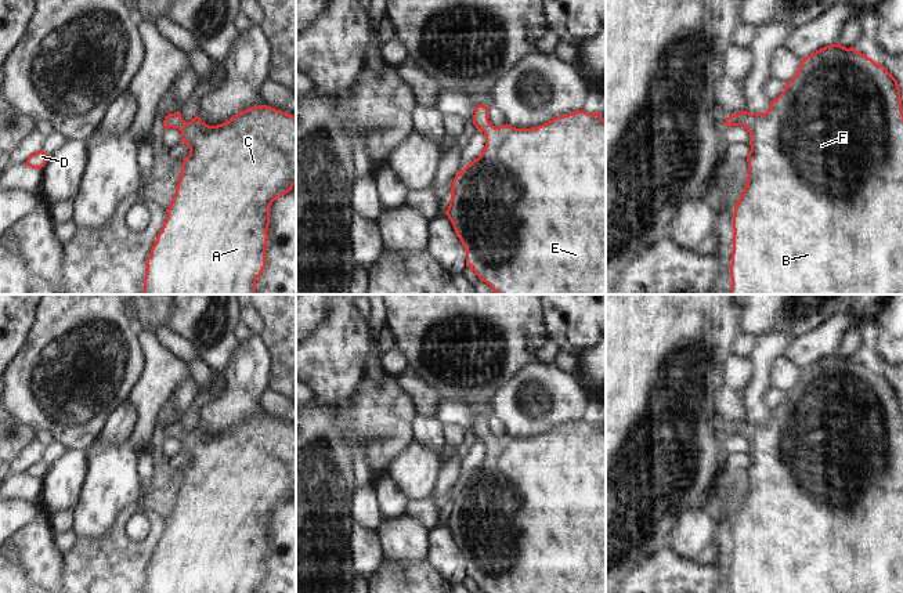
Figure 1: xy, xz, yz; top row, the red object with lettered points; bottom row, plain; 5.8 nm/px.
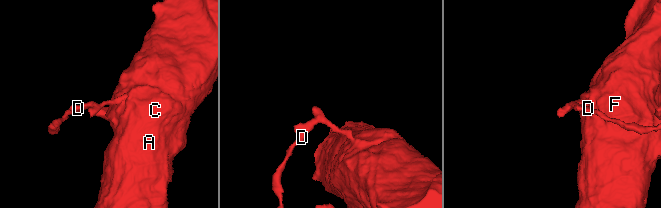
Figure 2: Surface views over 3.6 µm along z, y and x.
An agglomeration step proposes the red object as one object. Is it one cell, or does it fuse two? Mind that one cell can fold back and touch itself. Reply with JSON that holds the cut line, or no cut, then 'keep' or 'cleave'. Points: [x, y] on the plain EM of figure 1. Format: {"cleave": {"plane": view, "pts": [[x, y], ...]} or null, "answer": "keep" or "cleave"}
{"cleave": null, "answer": "keep"}

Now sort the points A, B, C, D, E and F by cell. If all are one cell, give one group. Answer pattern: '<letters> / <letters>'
A B C D E F

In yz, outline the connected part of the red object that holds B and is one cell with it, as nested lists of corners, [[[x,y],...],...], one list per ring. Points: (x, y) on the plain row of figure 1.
[[[830,354],[802,368],[797,384],[765,423],[741,420],[729,424],[727,437],[741,435],[750,442],[748,488],[734,517],[732,593],[903,593],[903,420],[897,390],[867,365]]]

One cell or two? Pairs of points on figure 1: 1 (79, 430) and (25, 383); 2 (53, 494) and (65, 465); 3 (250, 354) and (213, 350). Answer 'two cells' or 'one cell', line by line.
1: one cell
2: one cell
3: two cells

